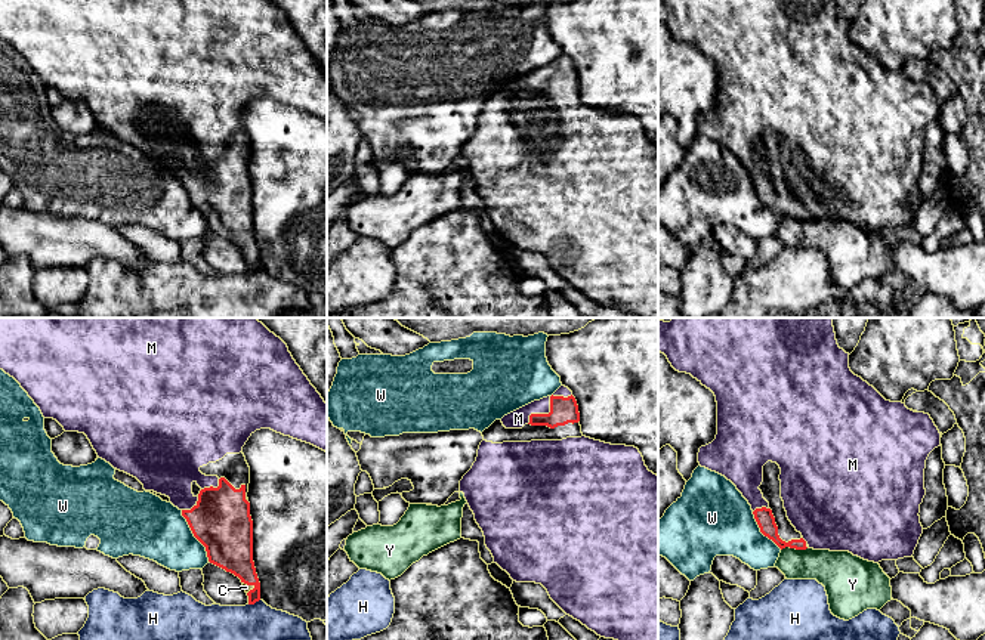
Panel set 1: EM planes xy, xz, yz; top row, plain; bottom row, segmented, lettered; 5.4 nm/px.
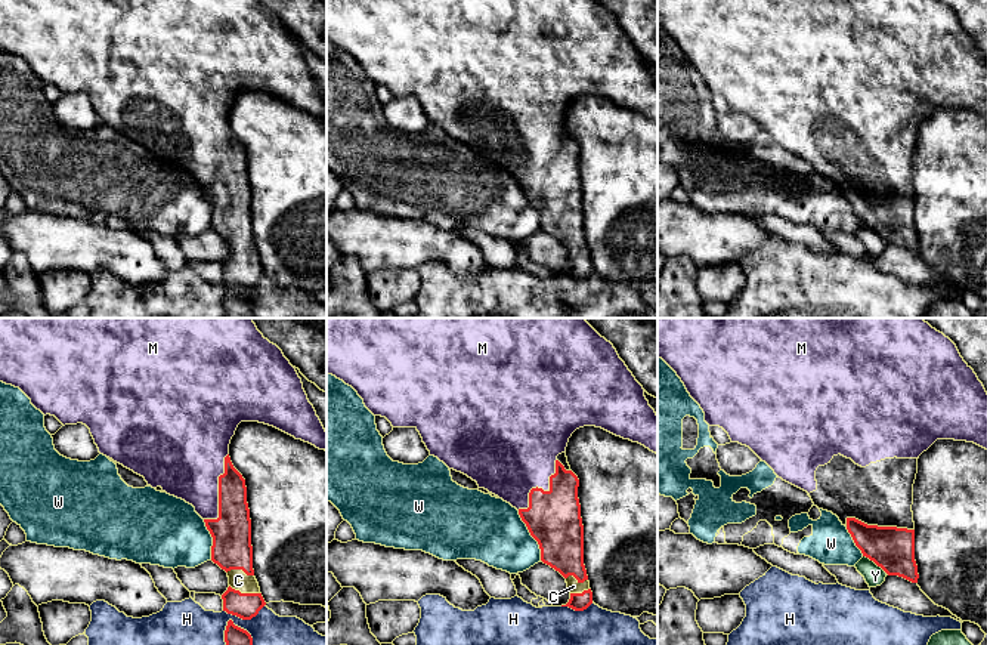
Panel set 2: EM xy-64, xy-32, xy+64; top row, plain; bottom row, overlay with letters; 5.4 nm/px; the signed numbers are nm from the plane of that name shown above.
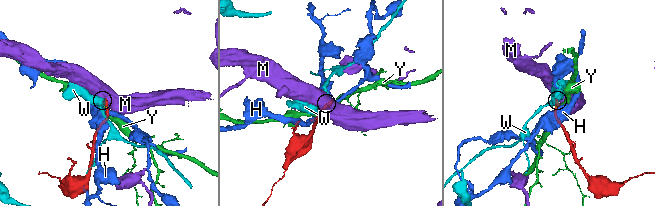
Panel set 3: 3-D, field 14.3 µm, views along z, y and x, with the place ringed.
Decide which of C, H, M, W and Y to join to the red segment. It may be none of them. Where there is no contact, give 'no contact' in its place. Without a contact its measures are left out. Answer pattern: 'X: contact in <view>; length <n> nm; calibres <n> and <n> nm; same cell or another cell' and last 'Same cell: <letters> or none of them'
C: contact in xy; length 80 nm; calibres 260 and 40 nm; same cell
H: contact in xy; length 70 nm; calibres 160 and 440 nm; another cell
M: contact in xz; length 300 nm; calibres 140 and 100 nm; same cell
W: contact in xy; length 320 nm; calibres 320 and 320 nm; another cell
Y: contact in yz; length 140 nm; calibres 100 and 200 nm; another cell
Same cell: C, M

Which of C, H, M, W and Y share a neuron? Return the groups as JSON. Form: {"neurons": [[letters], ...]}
{"neurons": [["C", "M"], ["H"], ["W"], ["Y"]]}

